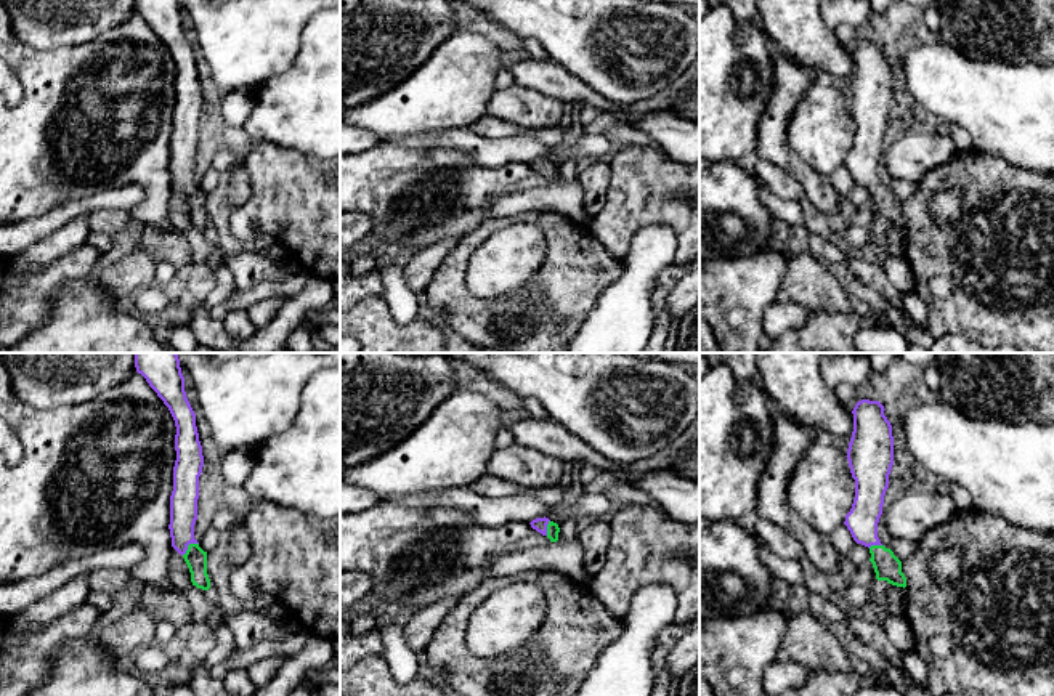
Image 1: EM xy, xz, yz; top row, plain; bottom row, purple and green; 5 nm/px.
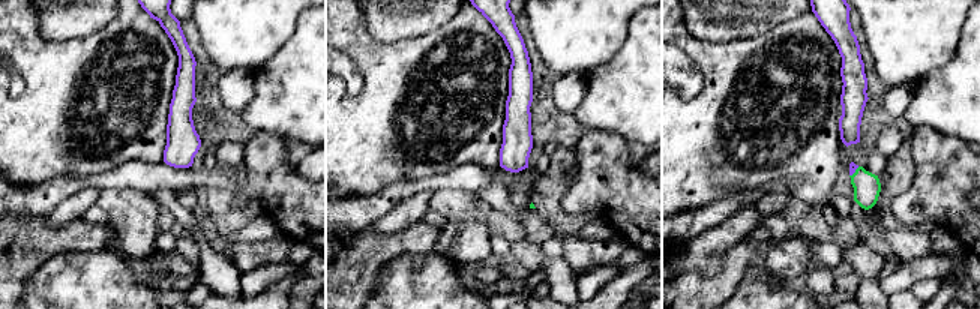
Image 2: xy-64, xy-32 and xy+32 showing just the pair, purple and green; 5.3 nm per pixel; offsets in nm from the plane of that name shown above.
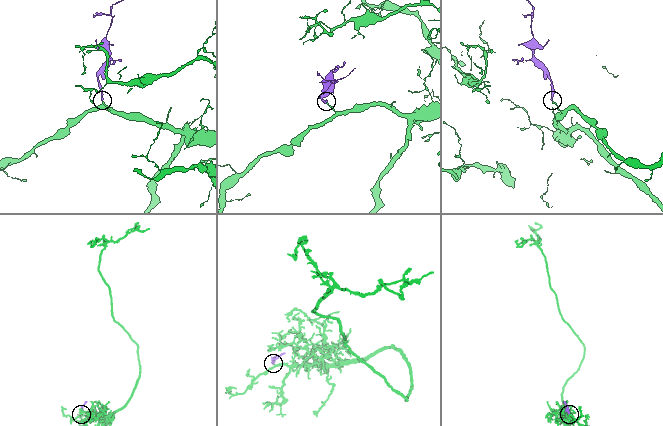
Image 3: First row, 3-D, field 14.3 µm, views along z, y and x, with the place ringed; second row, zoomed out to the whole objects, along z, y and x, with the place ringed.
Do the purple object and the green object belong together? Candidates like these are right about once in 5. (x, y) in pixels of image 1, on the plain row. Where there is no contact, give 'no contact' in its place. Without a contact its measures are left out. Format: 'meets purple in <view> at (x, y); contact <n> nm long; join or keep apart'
meets purple in xy at (188, 185); contact 100 nm long; join

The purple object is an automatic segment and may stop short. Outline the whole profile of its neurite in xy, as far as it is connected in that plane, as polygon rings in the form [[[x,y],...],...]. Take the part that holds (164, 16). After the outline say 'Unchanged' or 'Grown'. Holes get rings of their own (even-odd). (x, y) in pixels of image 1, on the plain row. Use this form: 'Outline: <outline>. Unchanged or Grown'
Outline: [[[135,0],[135,8],[164,42],[175,61],[176,101],[173,107],[168,165],[172,188],[184,199],[193,226],[209,231],[207,192],[194,180],[199,117],[204,107],[204,96],[196,67],[196,55],[184,32],[180,0]]]. Grown

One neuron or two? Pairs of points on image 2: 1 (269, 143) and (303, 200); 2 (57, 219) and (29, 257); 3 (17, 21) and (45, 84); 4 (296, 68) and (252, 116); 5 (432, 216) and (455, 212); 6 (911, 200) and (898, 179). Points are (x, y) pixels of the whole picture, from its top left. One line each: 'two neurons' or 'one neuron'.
1: one neuron
2: two neurons
3: one neuron
4: one neuron
5: two neurons
6: two neurons

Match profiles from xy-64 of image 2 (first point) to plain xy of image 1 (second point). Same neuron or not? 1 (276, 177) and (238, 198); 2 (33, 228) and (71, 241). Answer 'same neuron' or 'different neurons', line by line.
1: different neurons
2: different neurons

